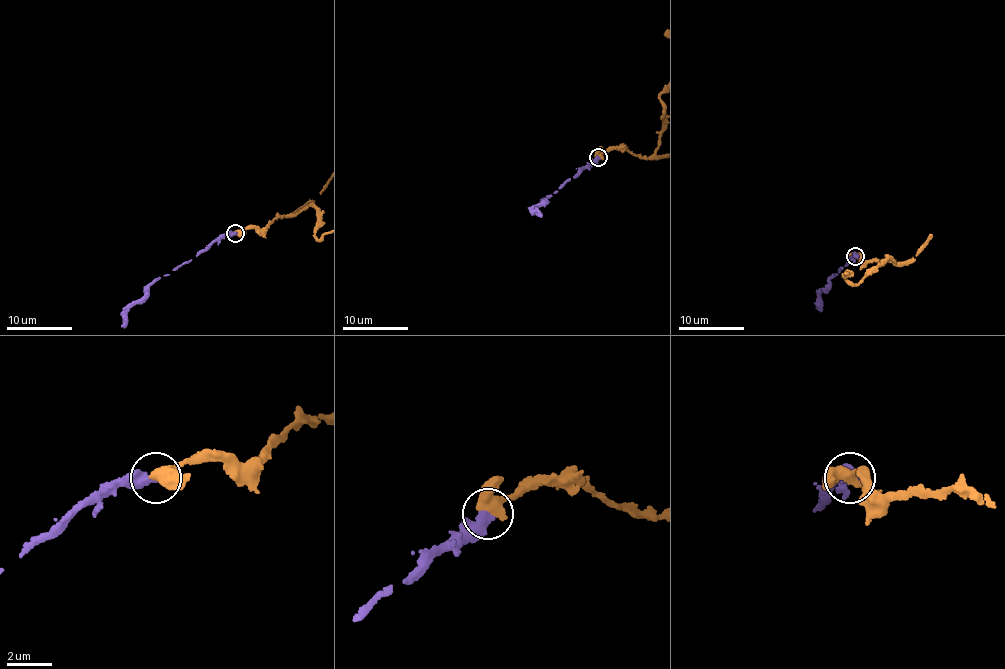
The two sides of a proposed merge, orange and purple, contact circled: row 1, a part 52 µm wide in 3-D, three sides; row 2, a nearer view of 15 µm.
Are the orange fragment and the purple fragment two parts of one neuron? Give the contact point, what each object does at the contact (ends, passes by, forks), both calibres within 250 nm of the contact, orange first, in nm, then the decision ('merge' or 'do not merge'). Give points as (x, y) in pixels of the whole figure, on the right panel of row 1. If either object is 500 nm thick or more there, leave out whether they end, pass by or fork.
at (855, 256); 500 nm thick on the orange side, 500 nm on the other; merge

